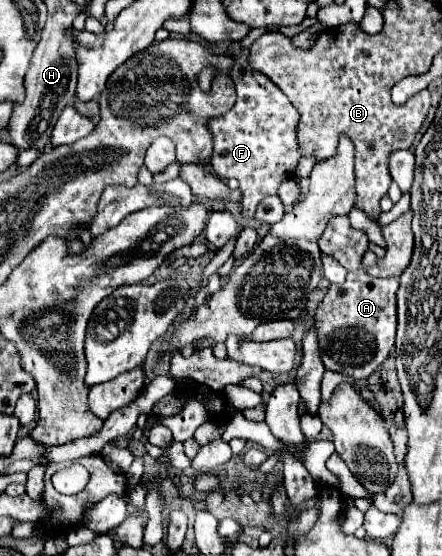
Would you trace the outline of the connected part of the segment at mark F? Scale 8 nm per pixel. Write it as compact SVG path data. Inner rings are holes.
M240 41L230 43L228 55L234 57L234 67L230 69L230 79L234 81L238 101L232 111L212 117L208 121L208 129L214 137L214 149L210 157L212 171L222 179L238 179L242 199L242 217L250 219L258 207L258 203L278 193L278 185L286 179L294 179L300 151L296 139L298 111L286 99L286 95L264 75L254 73L248 65L248 49L240 45Z

